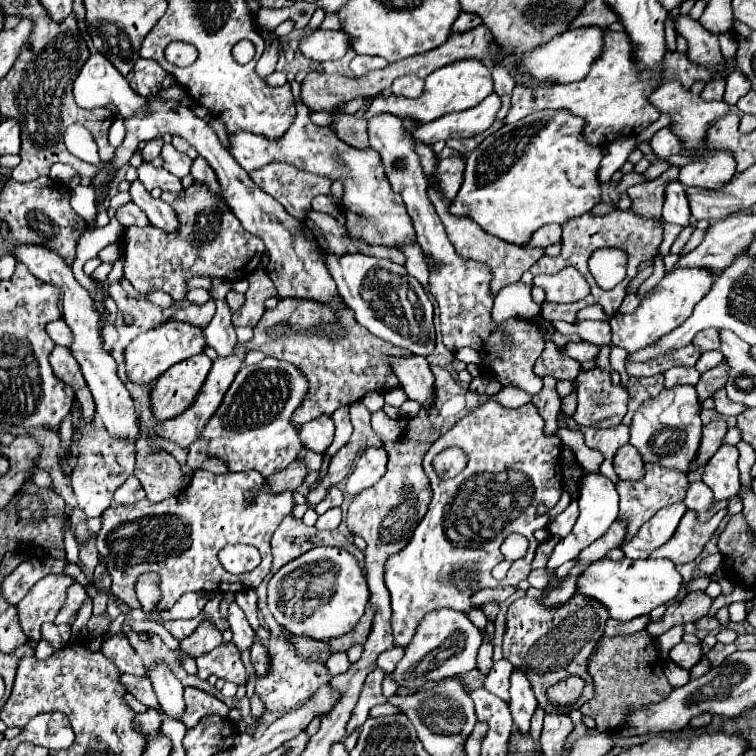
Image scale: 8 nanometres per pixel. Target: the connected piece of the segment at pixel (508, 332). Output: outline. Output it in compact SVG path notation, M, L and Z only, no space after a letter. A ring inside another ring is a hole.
M377 114L377 116L371 116L367 120L367 132L369 132L369 144L381 154L381 160L385 164L385 172L389 176L389 182L393 184L393 190L399 192L409 208L409 214L413 216L413 226L415 226L415 232L417 232L417 242L421 244L421 248L431 254L435 260L437 260L437 270L431 272L431 294L435 296L437 304L439 304L439 310L441 310L441 332L443 332L443 342L449 350L459 350L463 346L471 346L475 348L481 356L483 356L483 362L489 366L491 374L503 384L503 386L517 386L529 394L539 394L539 390L543 388L543 380L539 376L535 376L533 372L533 364L535 360L541 356L543 352L543 336L539 334L539 328L535 322L531 320L523 320L523 318L511 318L507 320L505 324L495 324L491 320L491 306L493 306L493 296L489 296L489 268L485 268L483 264L479 262L473 262L473 260L463 260L455 254L447 234L445 234L445 228L433 208L433 204L429 202L425 190L427 190L427 184L425 184L425 176L423 176L423 168L417 160L417 154L413 152L413 142L411 138L405 134L403 130L403 124L401 124L401 118L399 116L393 116L393 114ZM503 336L509 336L513 340L511 346L503 344Z

